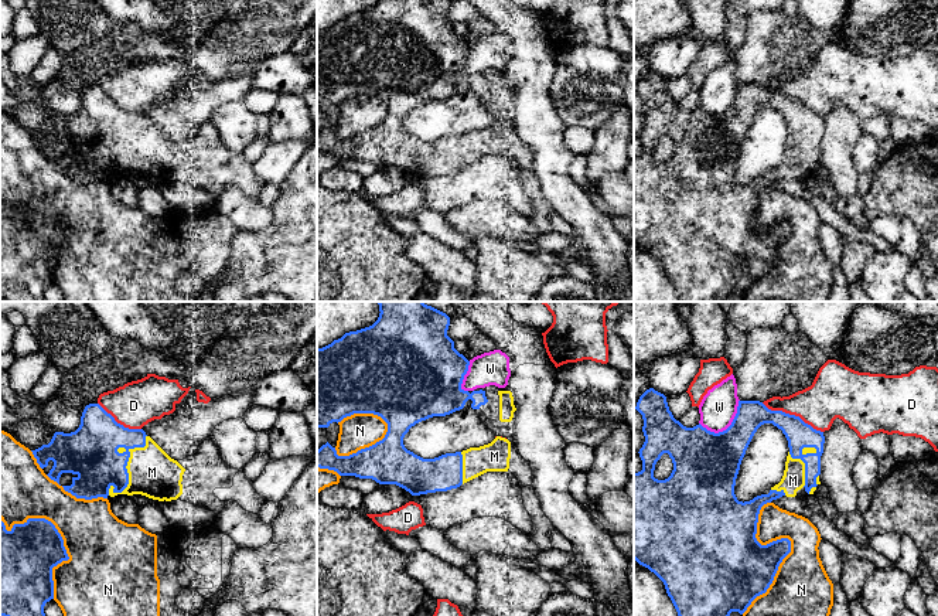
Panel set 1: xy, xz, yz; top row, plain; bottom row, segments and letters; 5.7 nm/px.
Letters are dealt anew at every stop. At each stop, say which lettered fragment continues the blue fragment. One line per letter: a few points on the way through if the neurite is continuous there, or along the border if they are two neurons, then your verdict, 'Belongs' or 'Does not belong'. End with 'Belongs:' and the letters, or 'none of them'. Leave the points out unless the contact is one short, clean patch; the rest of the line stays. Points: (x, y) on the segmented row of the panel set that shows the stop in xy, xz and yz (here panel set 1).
D: Does not belong
M: Belongs
N: Does not belong
W: Does not belong
Belongs: M

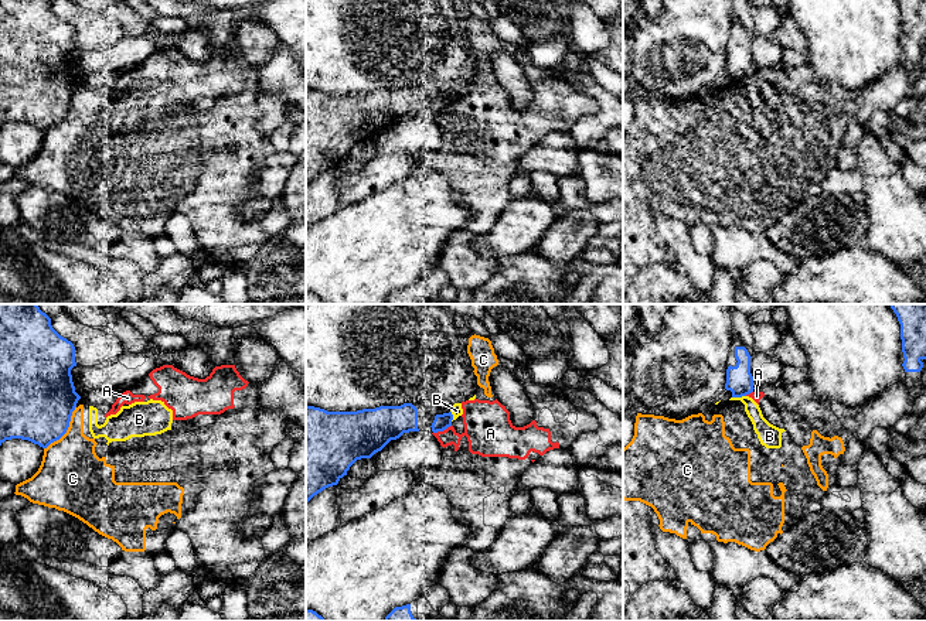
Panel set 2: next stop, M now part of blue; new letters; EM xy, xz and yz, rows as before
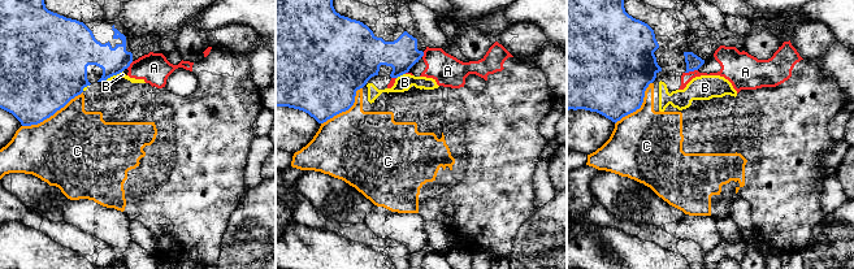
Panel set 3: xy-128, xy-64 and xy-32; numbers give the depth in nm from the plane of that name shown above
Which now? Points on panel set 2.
A: Does not belong
B: Does not belong
C: Does not belong
Belongs: none of them

